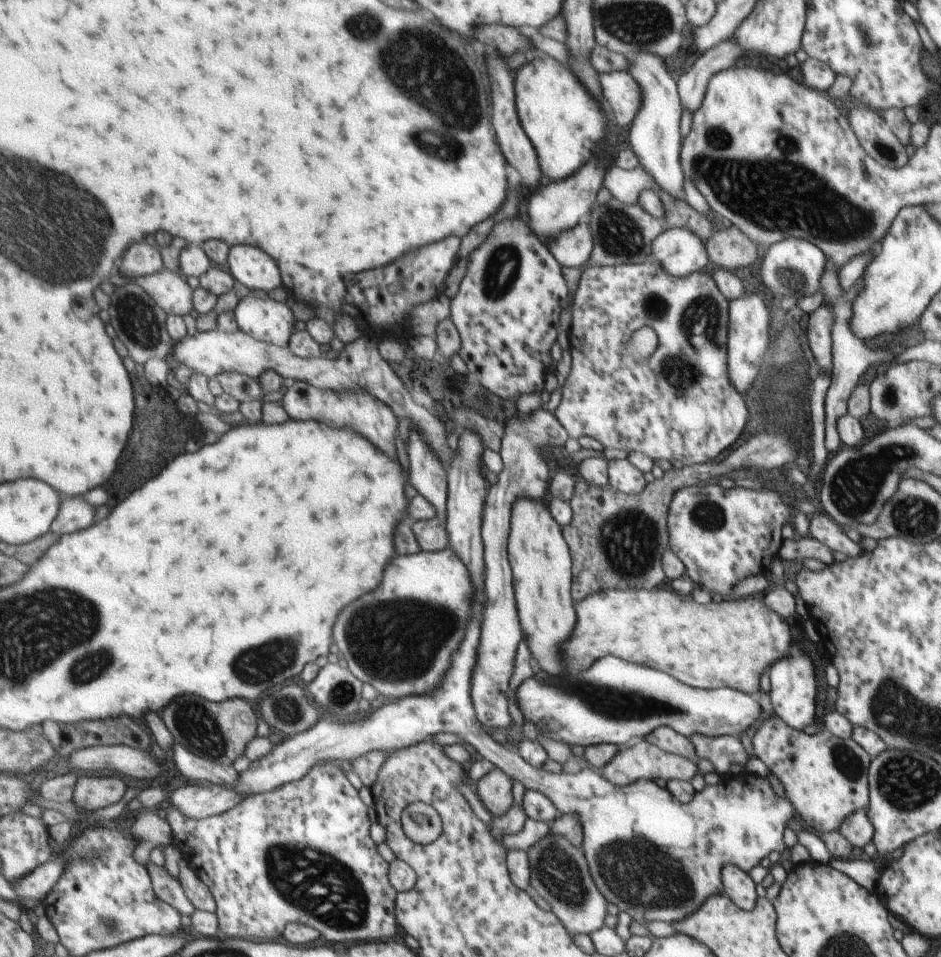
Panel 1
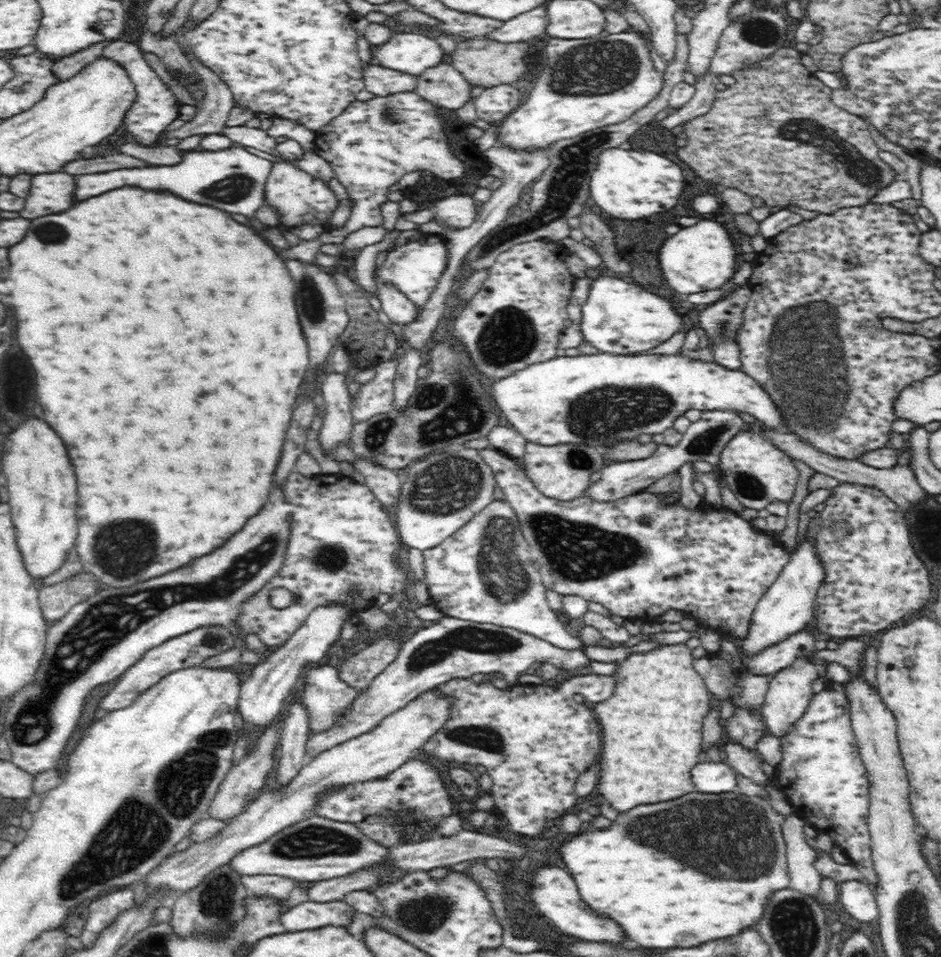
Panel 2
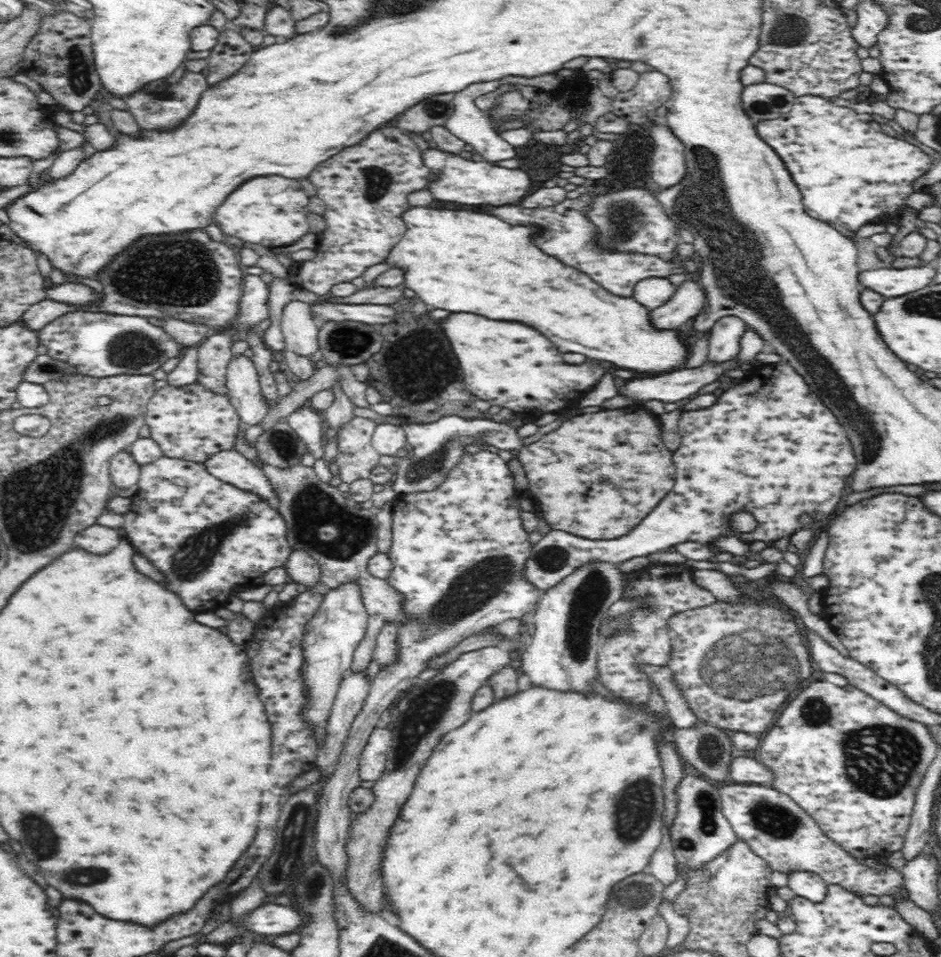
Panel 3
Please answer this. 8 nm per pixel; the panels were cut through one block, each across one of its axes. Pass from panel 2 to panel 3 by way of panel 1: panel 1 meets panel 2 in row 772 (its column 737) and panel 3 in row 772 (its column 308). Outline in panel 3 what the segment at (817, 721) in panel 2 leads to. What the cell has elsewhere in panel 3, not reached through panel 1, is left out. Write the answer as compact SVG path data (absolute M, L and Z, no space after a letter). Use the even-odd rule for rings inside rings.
M736 757L730 764L731 782L759 784L772 787L776 775L772 774L770 767L756 761L751 757Z

